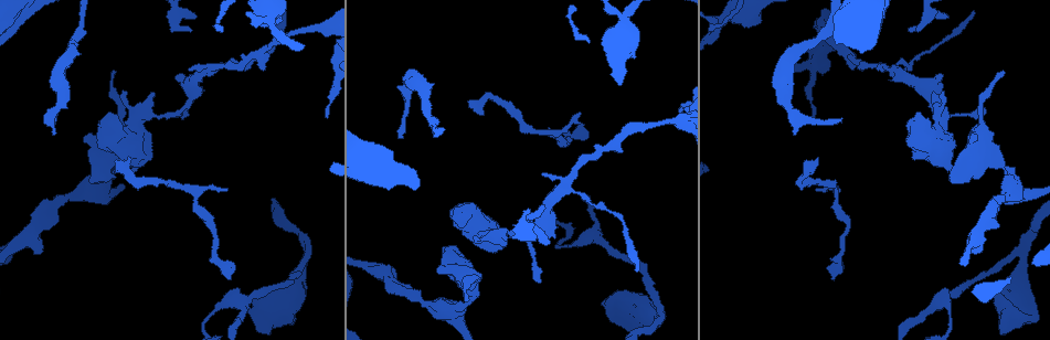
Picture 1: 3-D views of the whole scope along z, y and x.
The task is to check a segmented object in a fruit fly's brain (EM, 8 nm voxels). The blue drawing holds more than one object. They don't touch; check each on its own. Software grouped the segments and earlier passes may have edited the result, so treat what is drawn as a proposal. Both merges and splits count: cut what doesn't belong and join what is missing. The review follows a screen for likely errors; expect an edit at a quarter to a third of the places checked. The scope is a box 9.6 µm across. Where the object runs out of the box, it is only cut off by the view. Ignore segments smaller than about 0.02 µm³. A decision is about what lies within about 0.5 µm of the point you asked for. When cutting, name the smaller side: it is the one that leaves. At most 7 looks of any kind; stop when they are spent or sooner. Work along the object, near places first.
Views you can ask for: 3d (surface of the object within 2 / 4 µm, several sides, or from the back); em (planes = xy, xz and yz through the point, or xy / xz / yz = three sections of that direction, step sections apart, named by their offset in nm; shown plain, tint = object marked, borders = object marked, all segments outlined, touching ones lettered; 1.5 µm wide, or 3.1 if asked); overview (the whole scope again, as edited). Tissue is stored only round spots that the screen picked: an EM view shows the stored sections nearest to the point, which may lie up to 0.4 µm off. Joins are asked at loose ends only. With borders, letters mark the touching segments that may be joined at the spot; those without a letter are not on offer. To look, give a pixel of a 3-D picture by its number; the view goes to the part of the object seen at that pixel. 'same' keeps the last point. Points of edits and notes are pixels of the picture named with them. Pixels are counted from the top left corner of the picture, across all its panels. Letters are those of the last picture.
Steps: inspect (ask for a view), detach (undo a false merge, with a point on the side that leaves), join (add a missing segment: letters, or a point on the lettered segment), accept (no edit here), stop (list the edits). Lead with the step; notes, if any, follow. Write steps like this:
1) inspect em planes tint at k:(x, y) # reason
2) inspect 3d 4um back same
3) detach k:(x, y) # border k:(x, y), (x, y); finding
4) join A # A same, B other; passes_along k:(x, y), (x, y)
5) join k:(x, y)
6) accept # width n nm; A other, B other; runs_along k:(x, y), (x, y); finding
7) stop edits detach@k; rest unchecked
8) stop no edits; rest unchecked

inspect 3d 4um at 1:(151, 92) # branch stops here

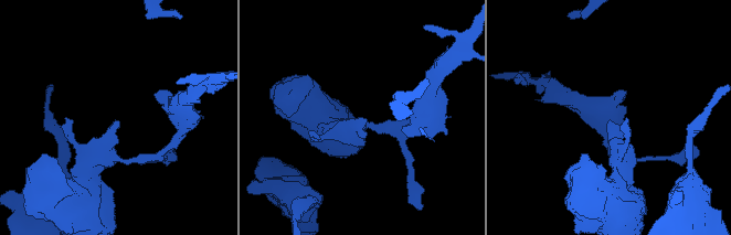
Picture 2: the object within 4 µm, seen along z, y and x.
inspect em planes borders at 2:(609, 121) # need the tissue

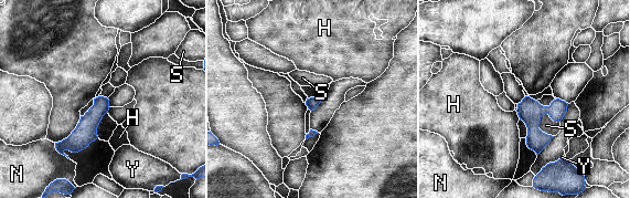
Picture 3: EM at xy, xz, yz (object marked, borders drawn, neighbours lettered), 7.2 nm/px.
accept # H other, N other, S other, Y other; no lettered segment goes on from it

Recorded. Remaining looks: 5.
inspect em planes plain at 1:(53, 113) # calibre changes

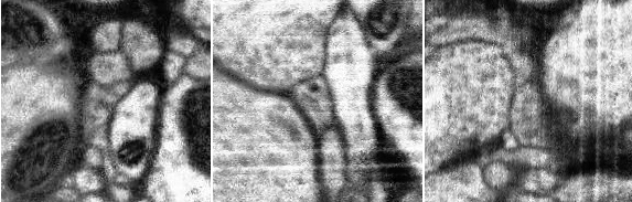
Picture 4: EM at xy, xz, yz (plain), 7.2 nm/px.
inspect em planes borders same # what lies round it

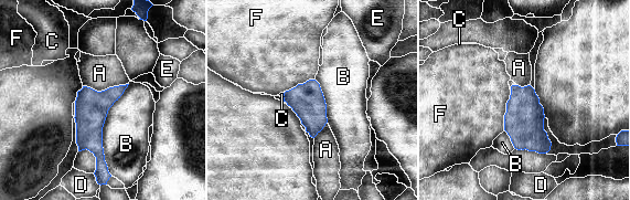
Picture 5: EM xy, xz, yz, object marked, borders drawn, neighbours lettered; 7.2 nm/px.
accept # width 240 nm; A other, B other, C other, D other, E other, F other; border 5:(128, 83), (100, 91), (83, 86); continuous, no second neuron

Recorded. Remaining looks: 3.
inspect em planes borders at 1:(186, 115) # thin end

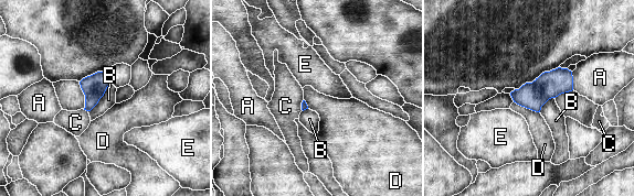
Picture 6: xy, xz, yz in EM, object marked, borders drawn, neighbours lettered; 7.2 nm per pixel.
accept # A other, B other, C other, D other, E other; border 6:(109, 84), (104, 95), (88, 111); no lettered segment goes on from it

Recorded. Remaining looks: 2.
stop no edits; rest unchecked

